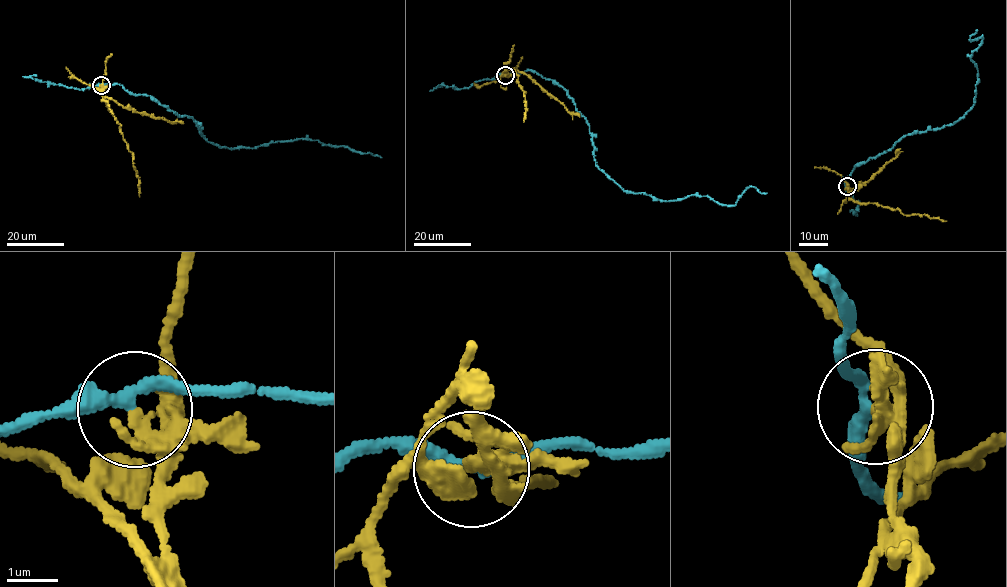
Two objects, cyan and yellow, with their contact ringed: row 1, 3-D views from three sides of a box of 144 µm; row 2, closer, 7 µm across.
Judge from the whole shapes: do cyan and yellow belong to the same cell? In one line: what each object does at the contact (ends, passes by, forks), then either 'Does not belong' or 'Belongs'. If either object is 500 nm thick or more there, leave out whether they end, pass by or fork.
At the ring cyan passes by. At the ring yellow passes by. Does not belong

